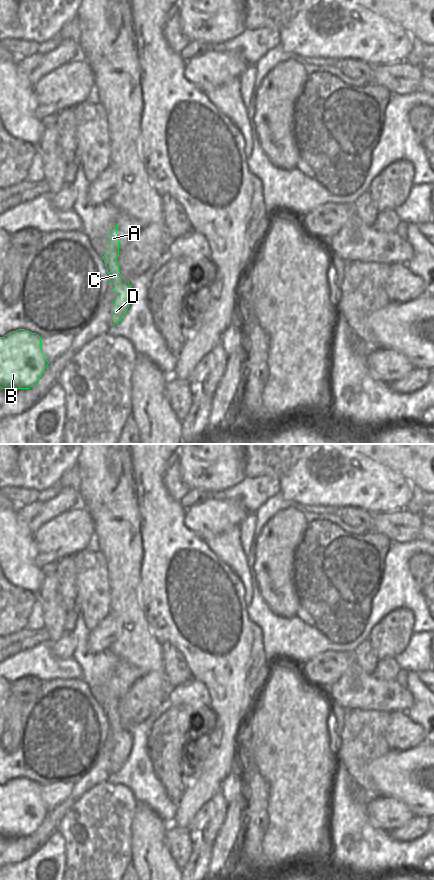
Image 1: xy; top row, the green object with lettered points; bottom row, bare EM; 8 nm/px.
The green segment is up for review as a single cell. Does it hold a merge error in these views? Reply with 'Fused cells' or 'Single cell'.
Single cell.

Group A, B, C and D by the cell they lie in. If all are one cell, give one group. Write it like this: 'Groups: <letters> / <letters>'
Groups: A B C D.

